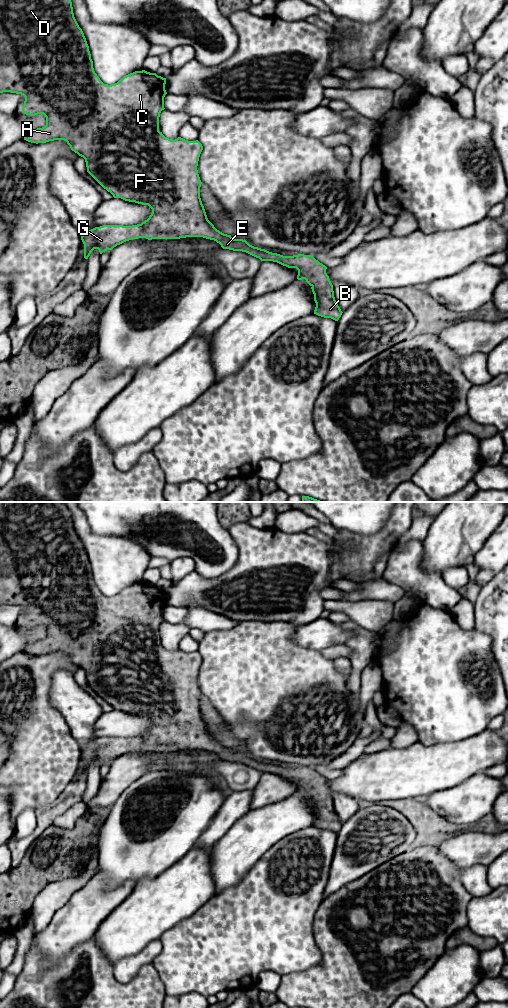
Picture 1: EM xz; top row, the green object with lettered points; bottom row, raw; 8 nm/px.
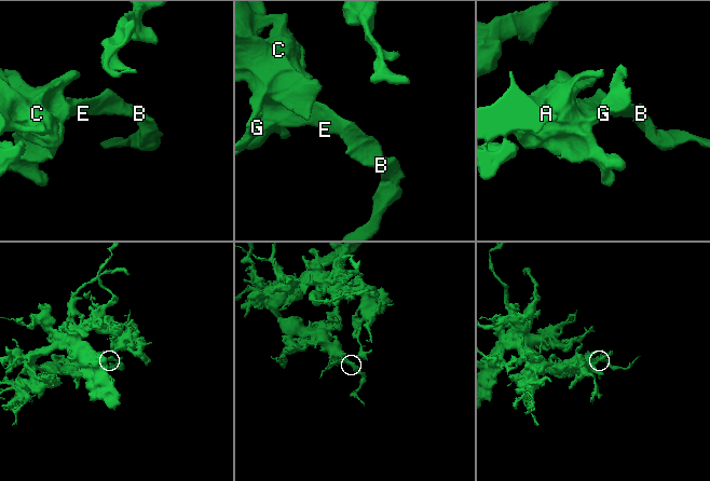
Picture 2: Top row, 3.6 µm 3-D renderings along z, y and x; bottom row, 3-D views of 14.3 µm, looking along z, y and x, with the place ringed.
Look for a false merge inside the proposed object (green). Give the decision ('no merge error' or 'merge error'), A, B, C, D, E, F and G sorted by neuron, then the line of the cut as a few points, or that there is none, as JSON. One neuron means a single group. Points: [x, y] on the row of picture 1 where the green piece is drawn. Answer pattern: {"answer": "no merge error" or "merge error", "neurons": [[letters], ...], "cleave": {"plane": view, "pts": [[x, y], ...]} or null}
{"answer": "no merge error", "neurons": [["A", "B", "C", "D", "E", "F", "G"]], "cleave": null}

